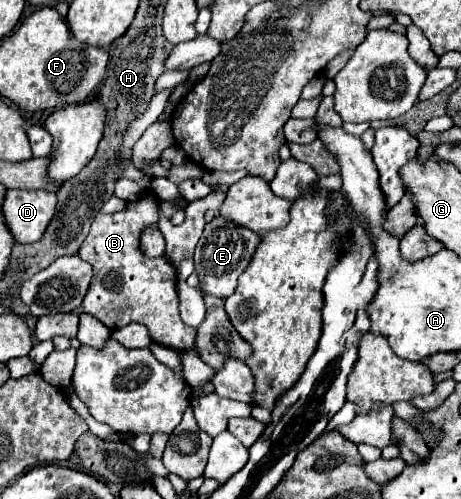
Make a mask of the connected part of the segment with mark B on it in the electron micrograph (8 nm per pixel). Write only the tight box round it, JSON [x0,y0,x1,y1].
[78,193,196,351]

